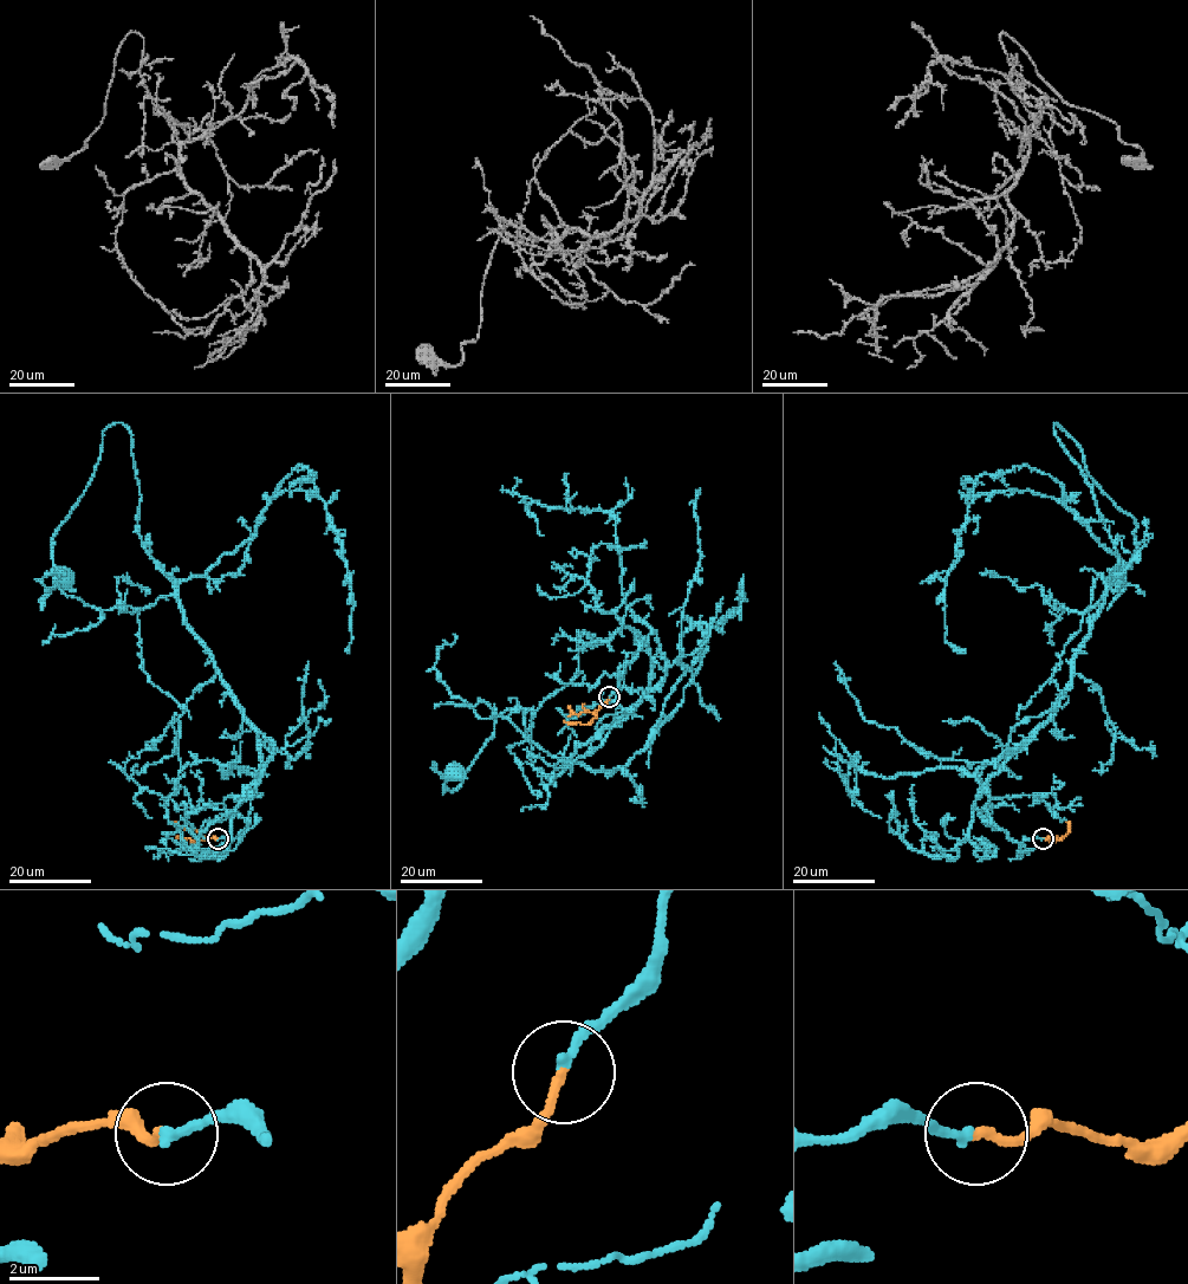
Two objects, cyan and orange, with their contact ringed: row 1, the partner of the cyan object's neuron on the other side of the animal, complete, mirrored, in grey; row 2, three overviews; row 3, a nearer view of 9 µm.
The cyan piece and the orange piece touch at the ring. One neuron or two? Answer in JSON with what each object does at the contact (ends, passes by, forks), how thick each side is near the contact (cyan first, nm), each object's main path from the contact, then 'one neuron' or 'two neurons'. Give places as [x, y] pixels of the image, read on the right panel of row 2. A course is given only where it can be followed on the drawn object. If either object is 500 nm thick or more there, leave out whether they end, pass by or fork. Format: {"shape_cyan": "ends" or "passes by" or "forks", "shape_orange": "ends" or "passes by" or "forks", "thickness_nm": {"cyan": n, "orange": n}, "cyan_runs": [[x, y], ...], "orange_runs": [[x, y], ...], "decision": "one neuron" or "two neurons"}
{"shape_cyan": "ends", "shape_orange": "ends", "thickness_nm": {"cyan": 220, "orange": 200}, "cyan_runs": [[1043, 838], [1010, 840], [984, 785], [1047, 718], [1121, 574], [1053, 423], [1136, 524], [1118, 576]], "orange_runs": [[1043, 838], [1062, 838], [1070, 829], [1066, 821]], "decision": "one neuron"}

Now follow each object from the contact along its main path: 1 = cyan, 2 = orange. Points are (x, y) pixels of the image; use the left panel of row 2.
1: (216, 838), (247, 821), (258, 732), (140, 537), (123, 423), (103, 432), (53, 537), (63, 576)
2: (218, 838), (205, 838), (194, 829), (183, 829), (171, 821)

